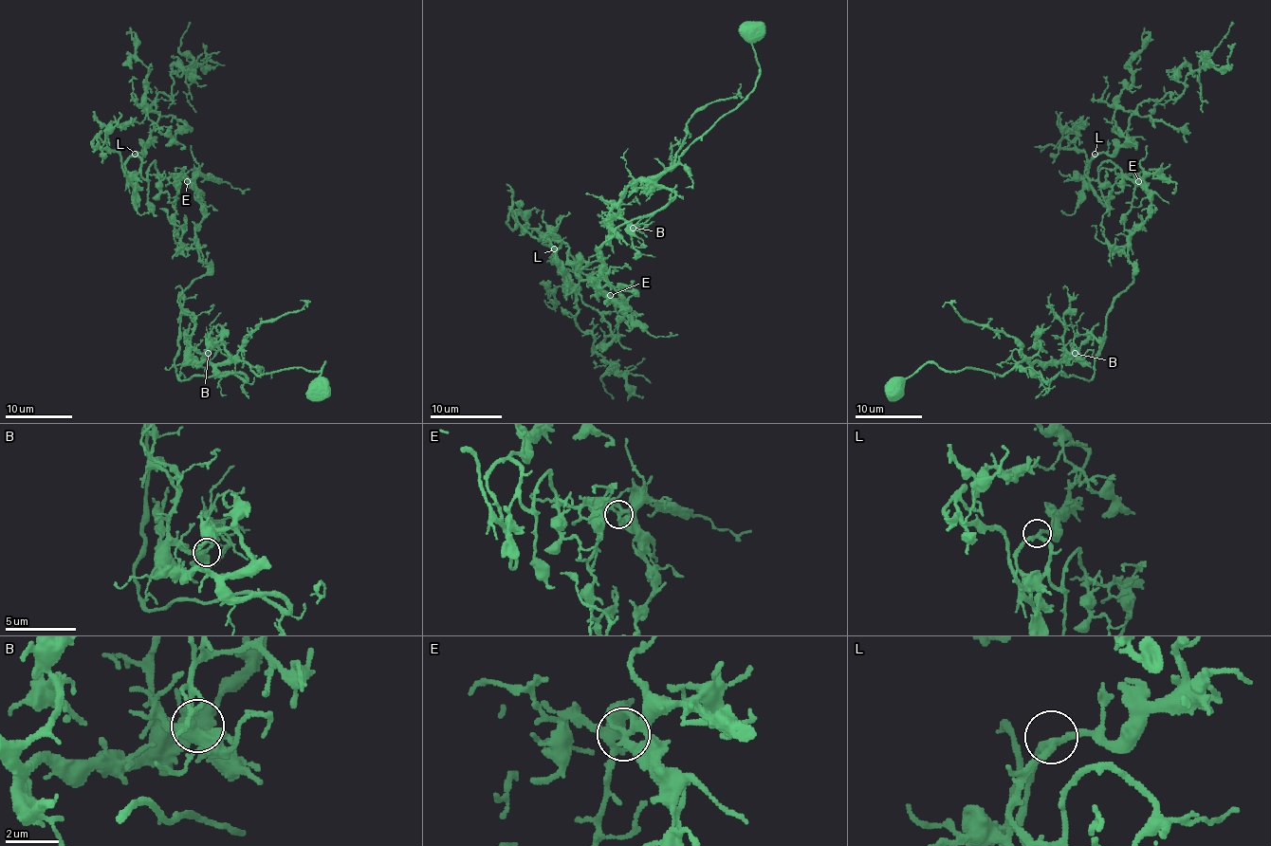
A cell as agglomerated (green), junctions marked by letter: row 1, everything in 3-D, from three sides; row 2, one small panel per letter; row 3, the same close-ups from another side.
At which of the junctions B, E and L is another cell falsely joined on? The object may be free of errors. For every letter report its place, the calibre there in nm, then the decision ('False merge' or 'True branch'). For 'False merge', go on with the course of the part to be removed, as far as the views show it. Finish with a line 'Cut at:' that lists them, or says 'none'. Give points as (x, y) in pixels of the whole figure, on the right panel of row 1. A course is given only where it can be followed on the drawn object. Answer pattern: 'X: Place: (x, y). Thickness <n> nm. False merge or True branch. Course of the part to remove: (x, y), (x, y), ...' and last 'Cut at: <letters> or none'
B: Place: (1075, 353). Thickness 320 nm. True branch
E: Place: (1138, 181). Thickness 320 nm. False merge. Course of the part to remove: (1138, 181), (1133, 282), (1090, 379), (924, 363), (887, 397)
L: Place: (1095, 154). Thickness 240 nm. True branch
Cut at: E

